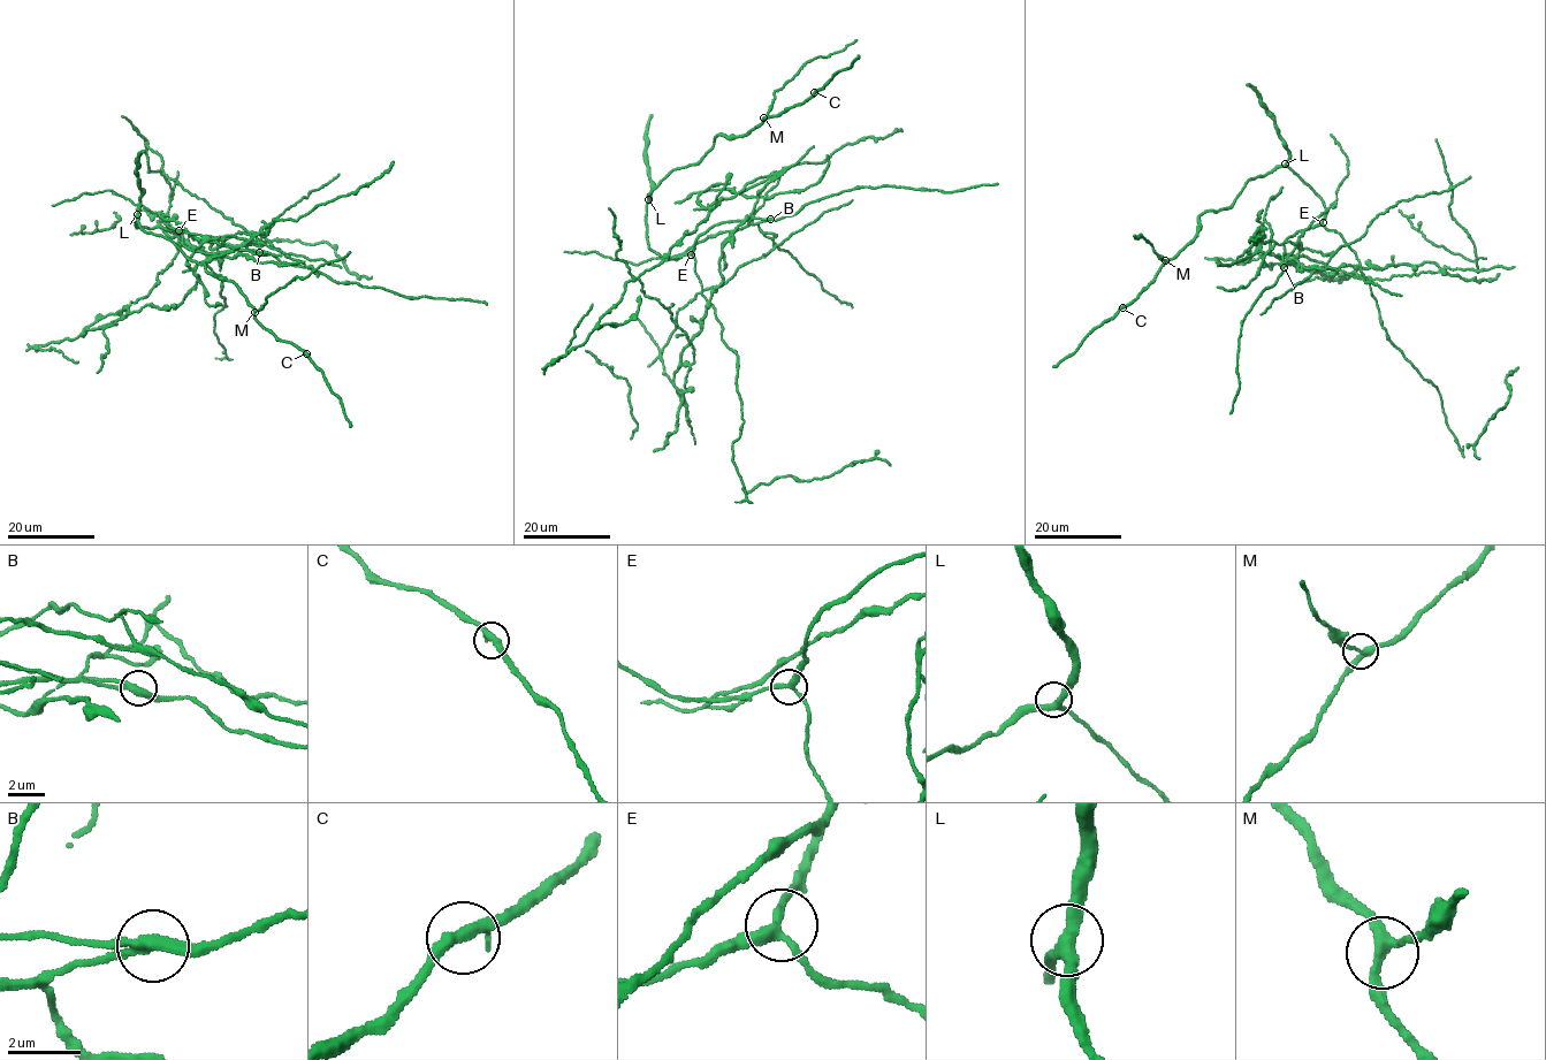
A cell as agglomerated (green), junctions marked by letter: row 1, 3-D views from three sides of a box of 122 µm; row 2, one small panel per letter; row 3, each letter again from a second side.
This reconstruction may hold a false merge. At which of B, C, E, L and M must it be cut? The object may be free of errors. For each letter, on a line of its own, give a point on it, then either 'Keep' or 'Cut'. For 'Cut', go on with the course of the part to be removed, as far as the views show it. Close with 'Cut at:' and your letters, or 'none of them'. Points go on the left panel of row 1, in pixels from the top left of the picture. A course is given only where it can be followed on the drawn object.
B: Place: (259, 252). Cut
C: Place: (306, 353). Keep
E: Place: (179, 230). Keep
L: Place: (137, 214). Keep
M: Place: (254, 312). Keep
Cut at: B

